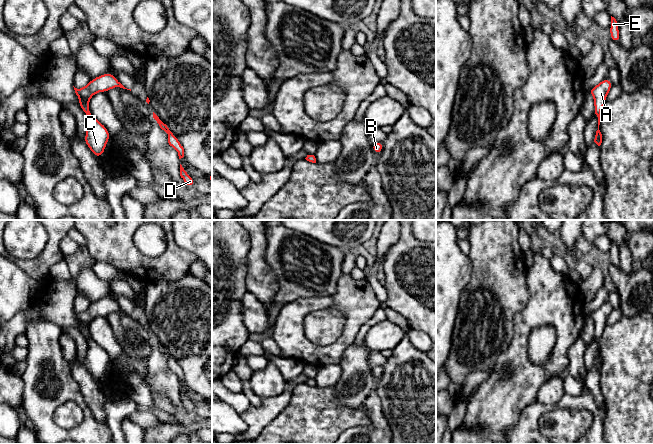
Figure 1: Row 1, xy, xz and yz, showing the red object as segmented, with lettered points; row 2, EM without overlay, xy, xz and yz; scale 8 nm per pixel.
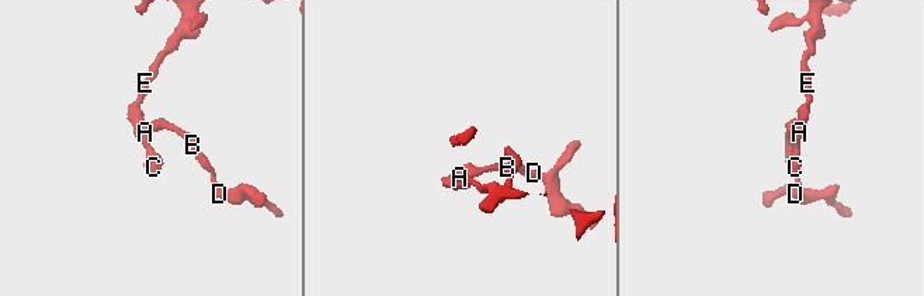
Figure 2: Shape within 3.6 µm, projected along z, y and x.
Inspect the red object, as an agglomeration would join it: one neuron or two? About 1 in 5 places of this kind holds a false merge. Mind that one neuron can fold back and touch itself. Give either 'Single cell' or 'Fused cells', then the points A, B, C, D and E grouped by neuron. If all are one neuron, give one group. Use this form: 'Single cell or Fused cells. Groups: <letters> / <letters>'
Single cell. Groups: A B C D E

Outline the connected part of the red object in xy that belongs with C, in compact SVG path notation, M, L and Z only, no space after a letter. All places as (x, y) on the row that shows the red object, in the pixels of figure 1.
M111 73L102 74L93 78L85 87L75 88L75 93L79 99L79 107L87 116L87 130L84 142L97 158L101 158L110 139L108 129L99 122L90 112L89 100L98 92L107 92L112 88L120 87L125 88L119 80Z

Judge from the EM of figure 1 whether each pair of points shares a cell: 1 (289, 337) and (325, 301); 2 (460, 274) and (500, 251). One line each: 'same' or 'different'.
1: same
2: different

